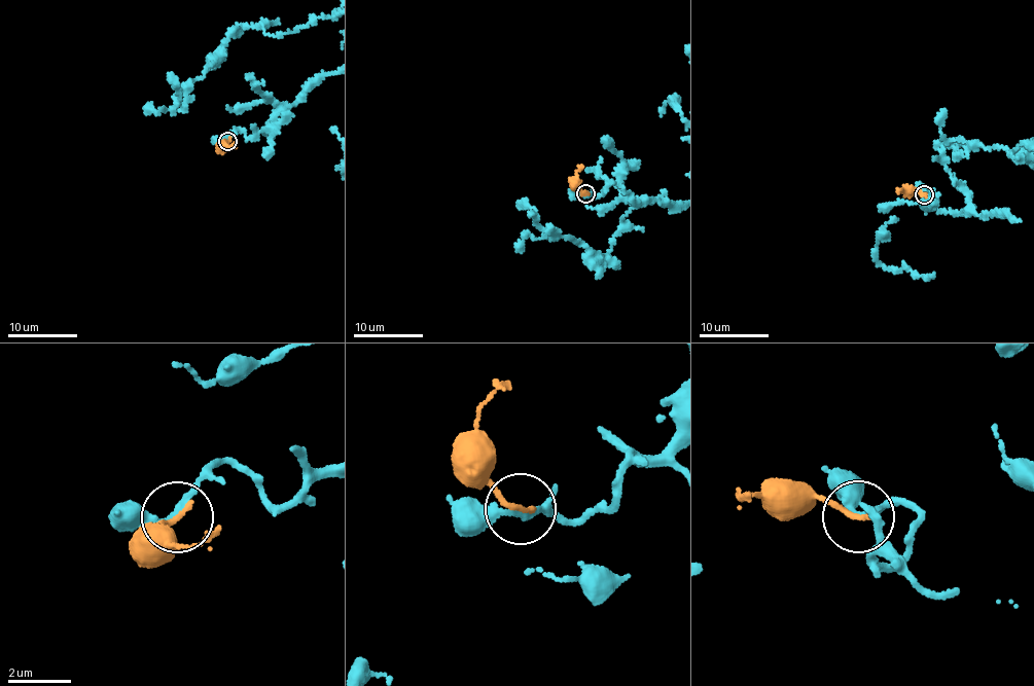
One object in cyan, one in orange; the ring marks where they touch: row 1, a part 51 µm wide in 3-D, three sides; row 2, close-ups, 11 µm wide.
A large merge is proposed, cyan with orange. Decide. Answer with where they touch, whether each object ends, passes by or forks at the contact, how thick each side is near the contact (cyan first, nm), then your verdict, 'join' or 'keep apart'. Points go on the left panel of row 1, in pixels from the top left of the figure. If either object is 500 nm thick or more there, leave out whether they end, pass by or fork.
(227, 141) | cyan passes by | orange ends | 200/180 nm | keep apart

